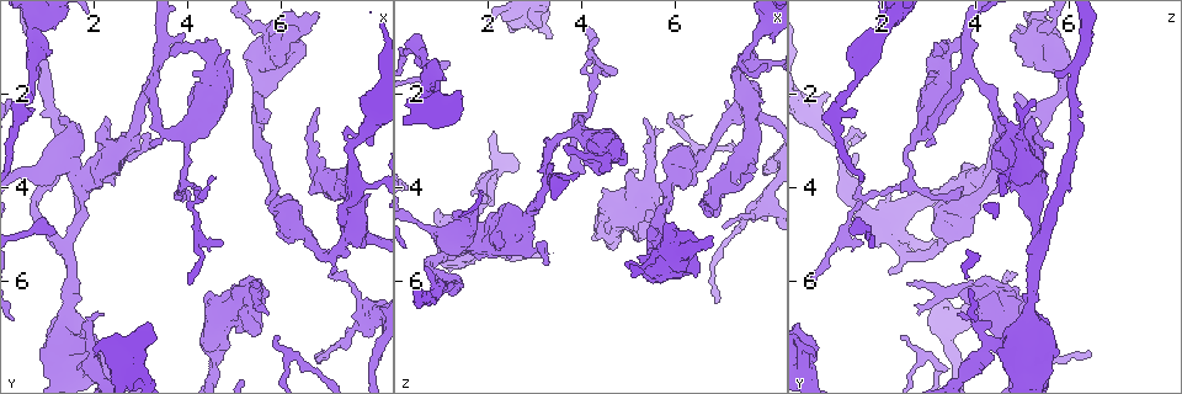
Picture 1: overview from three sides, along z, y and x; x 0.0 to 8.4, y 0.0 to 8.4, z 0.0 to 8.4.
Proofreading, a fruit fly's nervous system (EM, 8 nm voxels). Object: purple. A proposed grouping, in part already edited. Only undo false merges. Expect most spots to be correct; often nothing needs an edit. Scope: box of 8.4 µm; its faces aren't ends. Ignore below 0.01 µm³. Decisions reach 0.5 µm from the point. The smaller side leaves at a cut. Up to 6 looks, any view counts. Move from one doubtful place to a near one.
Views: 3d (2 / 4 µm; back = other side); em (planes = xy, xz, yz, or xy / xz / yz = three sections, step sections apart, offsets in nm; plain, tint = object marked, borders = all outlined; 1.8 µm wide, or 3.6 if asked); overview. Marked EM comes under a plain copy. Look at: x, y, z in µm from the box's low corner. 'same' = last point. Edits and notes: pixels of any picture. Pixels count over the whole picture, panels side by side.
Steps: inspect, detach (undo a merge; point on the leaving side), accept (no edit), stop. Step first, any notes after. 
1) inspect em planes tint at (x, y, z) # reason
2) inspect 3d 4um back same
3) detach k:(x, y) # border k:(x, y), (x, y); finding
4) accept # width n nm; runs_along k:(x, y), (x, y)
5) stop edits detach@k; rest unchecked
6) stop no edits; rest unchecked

inspect em planes tint at (1.85, 7.40, 4.30) # calibre changes

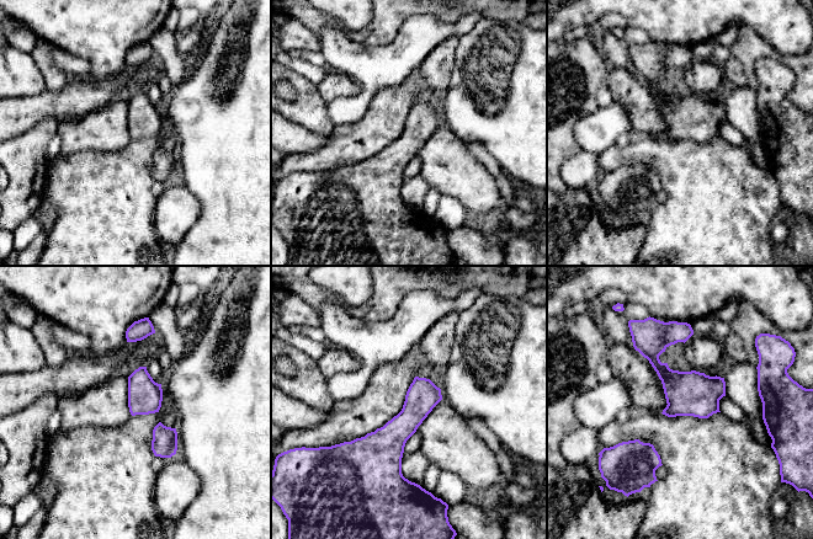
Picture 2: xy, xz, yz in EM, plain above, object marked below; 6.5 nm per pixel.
accept # width 220 nm; continuous, no second cell

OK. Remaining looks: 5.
inspect em planes tint at (1.85, 3.95, 5.15) # abrupt turn

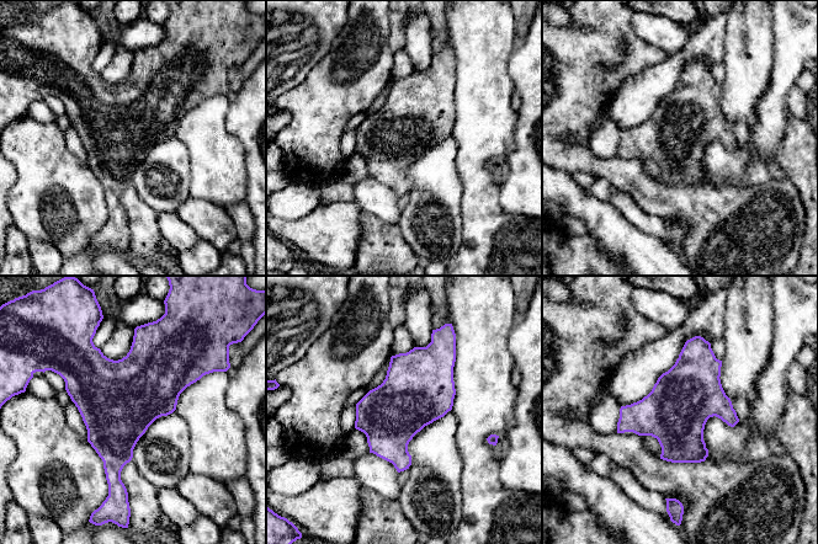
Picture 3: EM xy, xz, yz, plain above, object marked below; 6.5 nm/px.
accept # all the same cell

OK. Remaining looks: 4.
inspect 3d 4um at (6.05, 4.40, 3.75) # calibre changes

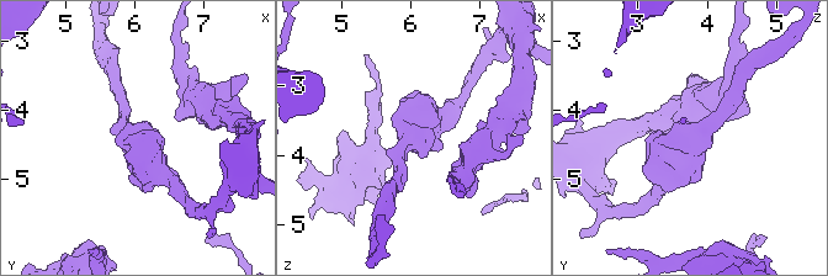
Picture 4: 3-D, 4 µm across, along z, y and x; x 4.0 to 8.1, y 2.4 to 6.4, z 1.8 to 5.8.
inspect em planes borders at (6.00, 4.45, 3.75) # arm_widths 190, 340 nm

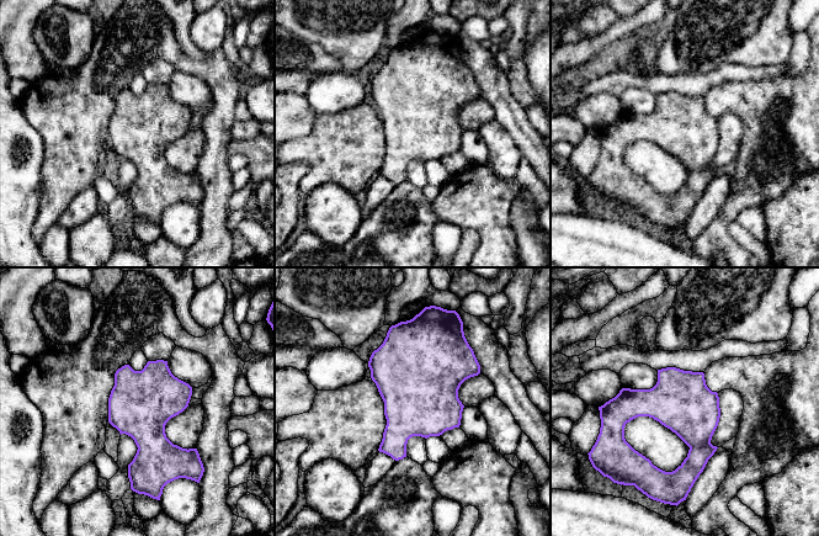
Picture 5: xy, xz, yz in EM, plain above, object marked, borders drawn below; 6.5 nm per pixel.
accept # width 400 nm; one cell here

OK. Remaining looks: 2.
stop no edits; rest unchecked

